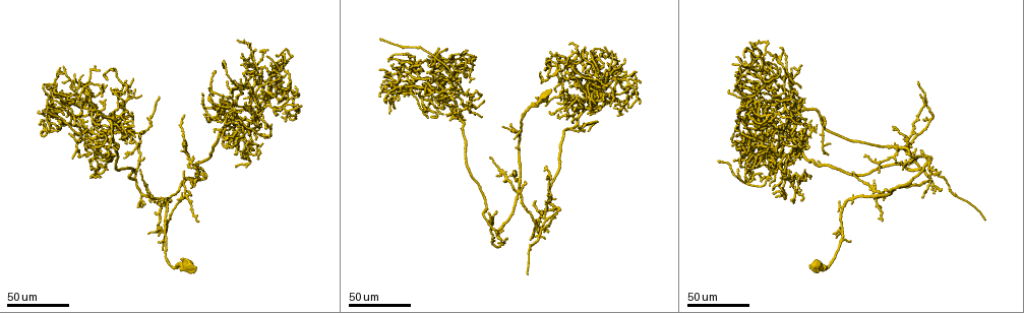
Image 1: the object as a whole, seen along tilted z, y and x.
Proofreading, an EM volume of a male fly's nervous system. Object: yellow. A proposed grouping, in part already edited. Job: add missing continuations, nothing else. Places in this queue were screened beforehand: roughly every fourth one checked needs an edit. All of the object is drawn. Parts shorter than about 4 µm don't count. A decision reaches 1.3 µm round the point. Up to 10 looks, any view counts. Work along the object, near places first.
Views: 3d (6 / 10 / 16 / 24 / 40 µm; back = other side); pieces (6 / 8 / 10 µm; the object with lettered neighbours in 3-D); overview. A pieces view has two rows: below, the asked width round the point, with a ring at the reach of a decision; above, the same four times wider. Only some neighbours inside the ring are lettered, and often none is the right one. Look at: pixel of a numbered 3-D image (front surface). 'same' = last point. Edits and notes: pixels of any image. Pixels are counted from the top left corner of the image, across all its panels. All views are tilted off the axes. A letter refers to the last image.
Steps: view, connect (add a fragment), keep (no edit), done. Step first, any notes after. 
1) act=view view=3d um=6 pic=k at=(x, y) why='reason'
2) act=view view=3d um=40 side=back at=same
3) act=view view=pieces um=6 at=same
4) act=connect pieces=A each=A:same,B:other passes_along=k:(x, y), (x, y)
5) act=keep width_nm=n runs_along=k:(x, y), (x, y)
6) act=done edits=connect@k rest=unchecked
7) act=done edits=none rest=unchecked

act=view view=3d um=40 pic=1 at=(42, 111) why='long arm stops here'

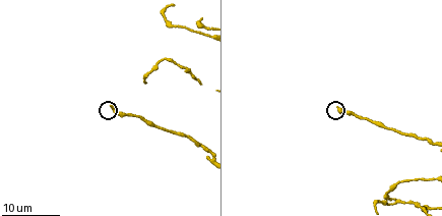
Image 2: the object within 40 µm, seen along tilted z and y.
act=view view=pieces um=8 pic=2 at=(112, 105) why='what lies round it'

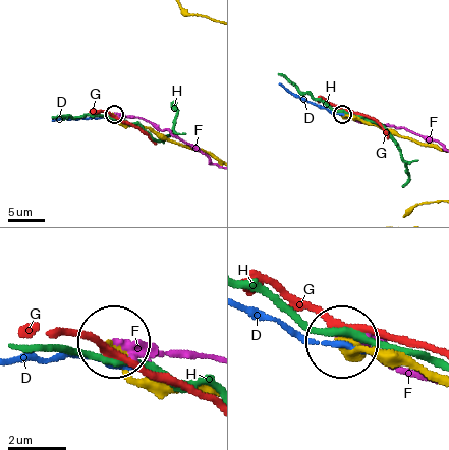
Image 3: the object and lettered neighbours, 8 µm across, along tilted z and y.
act=connect pieces=F each=D:other,F:same,G:other,H:other found='the neuron continues'

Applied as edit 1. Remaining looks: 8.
act=view view=overview why='see it whole again'

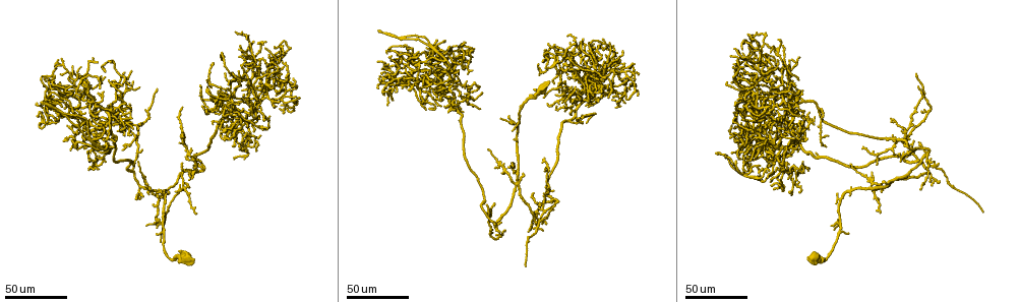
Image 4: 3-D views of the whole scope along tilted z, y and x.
act=view view=3d um=40 pic=4 at=(378, 88)

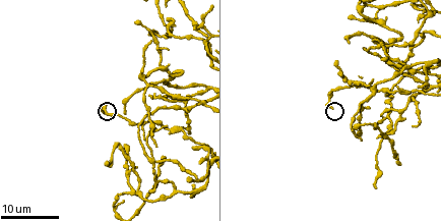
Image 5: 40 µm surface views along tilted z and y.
act=view view=pieces um=6 pic=5 at=(332, 108)

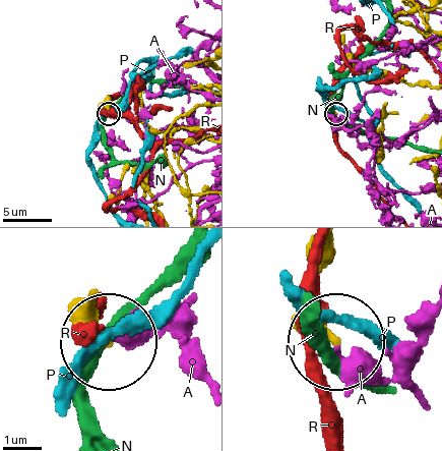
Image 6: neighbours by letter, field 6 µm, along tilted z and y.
act=keep each=A:other,N:other,P:other,R:other found='none of them fits'

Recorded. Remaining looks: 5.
act=view view=3d um=40 pic=4 at=(60, 105) why='free end'

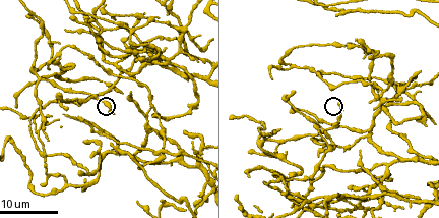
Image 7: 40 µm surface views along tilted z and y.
act=view view=pieces um=8 pic=7 at=(110, 113)

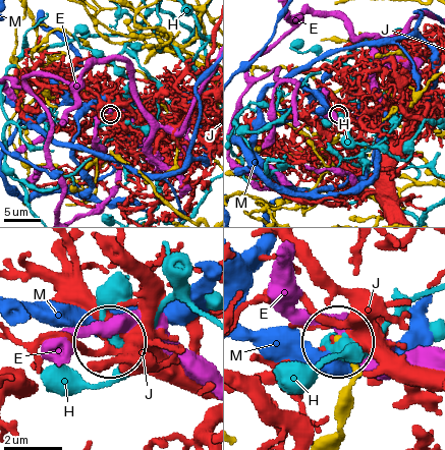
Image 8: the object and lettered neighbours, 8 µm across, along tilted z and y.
act=keep each=E:other,H:other,J:other,M:other found='no lettered fragment goes on from it'

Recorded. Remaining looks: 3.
act=view view=3d um=40 pic=4 at=(53, 74) why='thick end'

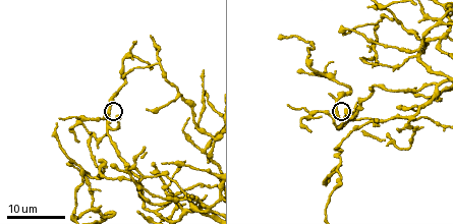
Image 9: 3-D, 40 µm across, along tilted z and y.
act=view view=pieces um=8 pic=9 at=(347, 109)

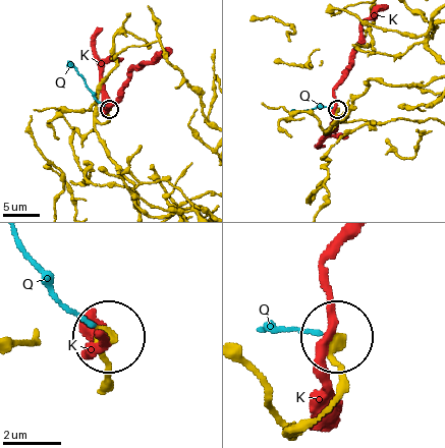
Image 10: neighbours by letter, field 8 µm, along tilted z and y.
act=connect pieces=Q width_nm=480 each=K:other,Q:same found='it goes on there'

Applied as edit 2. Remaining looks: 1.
act=done edits=connect@3,connect@10 rest=unchecked

